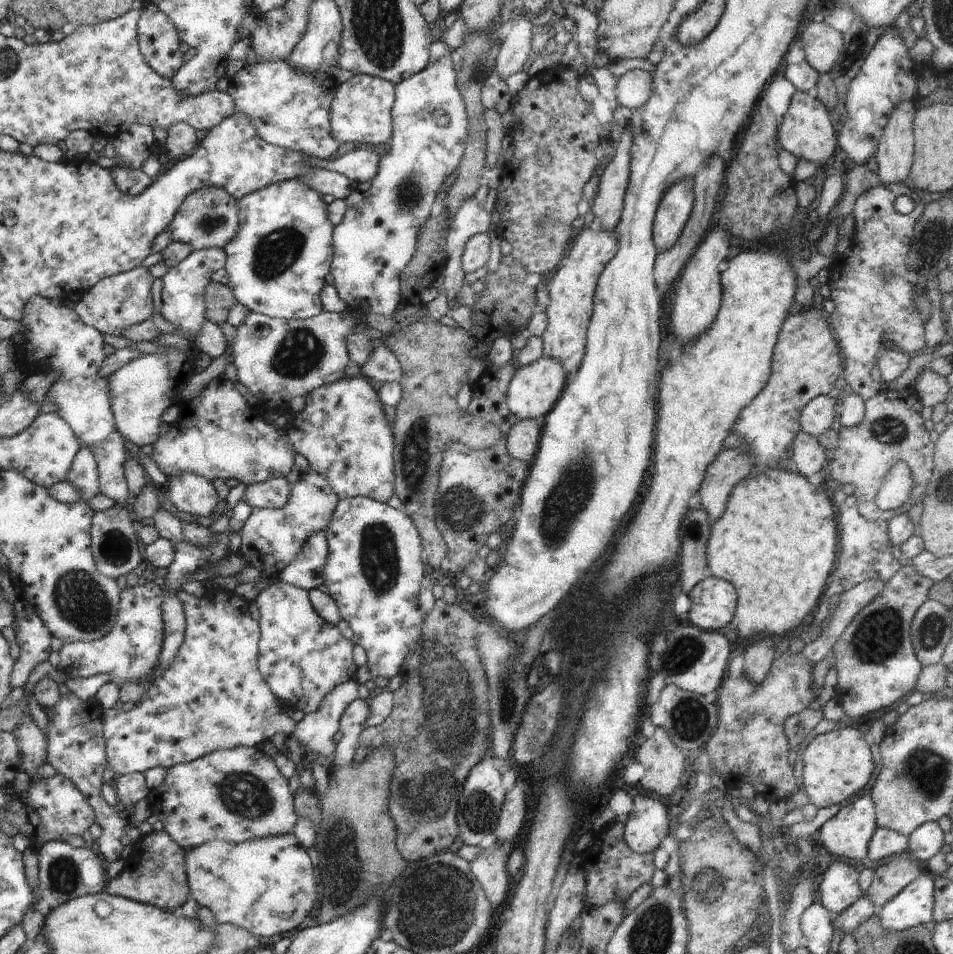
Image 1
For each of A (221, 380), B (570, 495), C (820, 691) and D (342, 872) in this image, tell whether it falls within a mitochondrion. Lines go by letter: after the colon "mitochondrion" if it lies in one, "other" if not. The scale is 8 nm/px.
A: other
B: mitochondrion
C: other
D: mitochondrion

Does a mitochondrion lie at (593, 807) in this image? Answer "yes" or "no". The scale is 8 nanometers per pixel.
no

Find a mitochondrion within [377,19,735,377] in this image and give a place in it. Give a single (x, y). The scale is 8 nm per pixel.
(409, 194)

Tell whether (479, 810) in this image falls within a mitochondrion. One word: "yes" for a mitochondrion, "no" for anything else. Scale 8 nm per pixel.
yes

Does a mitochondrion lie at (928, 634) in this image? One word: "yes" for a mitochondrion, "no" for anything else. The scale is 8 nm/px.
yes

